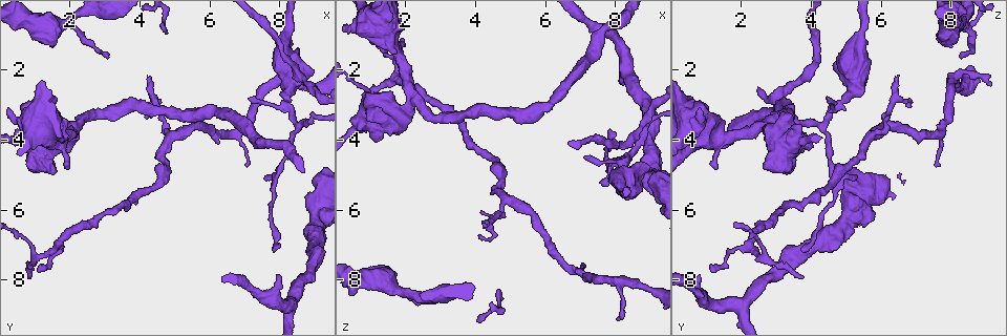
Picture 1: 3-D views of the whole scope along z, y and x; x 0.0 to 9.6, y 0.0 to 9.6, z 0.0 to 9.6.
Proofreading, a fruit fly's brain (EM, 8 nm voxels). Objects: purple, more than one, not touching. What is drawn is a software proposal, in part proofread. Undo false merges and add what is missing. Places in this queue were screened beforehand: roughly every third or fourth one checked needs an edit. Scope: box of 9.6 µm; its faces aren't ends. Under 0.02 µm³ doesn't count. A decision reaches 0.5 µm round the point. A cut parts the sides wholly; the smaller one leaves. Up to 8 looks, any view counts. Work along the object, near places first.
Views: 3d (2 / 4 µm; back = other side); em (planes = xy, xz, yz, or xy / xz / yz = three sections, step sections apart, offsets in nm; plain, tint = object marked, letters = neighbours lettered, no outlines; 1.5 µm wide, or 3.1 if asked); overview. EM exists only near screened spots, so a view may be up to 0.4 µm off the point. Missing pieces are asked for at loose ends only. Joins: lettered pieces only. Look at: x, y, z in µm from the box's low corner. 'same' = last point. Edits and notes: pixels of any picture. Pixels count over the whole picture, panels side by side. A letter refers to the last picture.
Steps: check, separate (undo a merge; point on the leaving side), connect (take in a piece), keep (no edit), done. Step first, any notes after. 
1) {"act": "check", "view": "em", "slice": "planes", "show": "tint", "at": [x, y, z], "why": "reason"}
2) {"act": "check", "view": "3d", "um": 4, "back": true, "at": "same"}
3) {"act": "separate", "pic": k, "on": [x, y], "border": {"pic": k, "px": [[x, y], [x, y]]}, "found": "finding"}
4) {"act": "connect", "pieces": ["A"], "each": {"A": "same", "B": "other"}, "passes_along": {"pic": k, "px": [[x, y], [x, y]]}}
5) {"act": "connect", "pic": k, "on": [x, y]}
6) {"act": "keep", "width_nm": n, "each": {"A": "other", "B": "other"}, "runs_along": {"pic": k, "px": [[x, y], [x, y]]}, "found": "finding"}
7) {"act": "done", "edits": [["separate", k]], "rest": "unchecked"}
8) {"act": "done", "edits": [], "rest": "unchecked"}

{"act": "check", "view": "3d", "um": 4, "back": true, "at": [8.15, 3.00, 4.85], "why": "thick turns thin"}

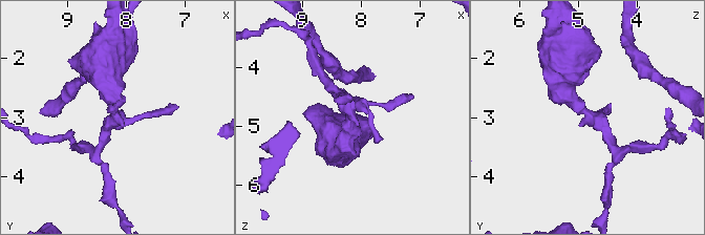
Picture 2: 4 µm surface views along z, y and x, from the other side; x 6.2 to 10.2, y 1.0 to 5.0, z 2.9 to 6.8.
{"act": "check", "view": "em", "slice": "planes", "show": "letters", "at": [8.15, 2.95, 4.80], "why": "shape alone is not enough"}

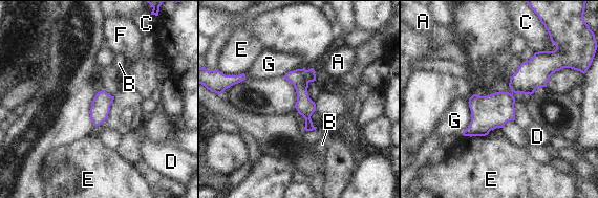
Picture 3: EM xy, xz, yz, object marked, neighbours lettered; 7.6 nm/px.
{"act": "keep", "each": {"A": "other", "B": "other", "C": "other", "D": "other", "E": "other", "F": "other", "G": "other"}, "border": {"pic": 3, "px": [[469, 98], [470, 124], [462, 133]]}, "found": "continuous, no second neuron"}

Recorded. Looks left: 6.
{"act": "check", "view": "3d", "um": 4, "at": [4.15, 2.15, 6.40], "why": "an open end"}

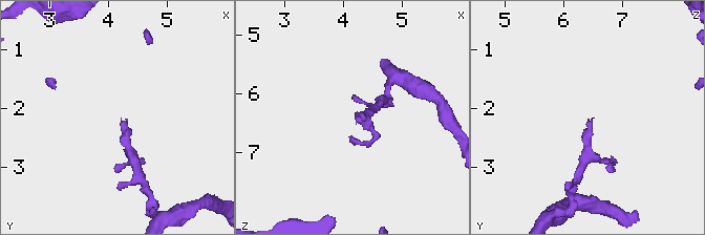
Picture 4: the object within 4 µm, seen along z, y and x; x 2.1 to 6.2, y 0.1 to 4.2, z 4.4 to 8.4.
{"act": "check", "view": "em", "slice": "xz", "step": 8, "show": "letters", "at": [4.15, 2.15, 6.50], "why": "shape alone is not enough"}

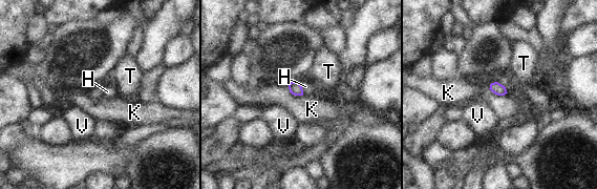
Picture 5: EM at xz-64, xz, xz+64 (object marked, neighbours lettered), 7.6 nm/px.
{"act": "check", "view": "em", "slice": "planes", "show": "letters", "at": "same", "why": "cut it another way"}

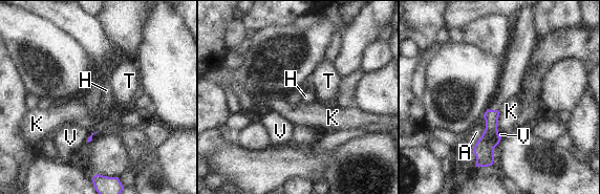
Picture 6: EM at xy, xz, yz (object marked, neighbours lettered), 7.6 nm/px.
{"act": "keep", "each": {"A": "other", "H": "other", "K": "other", "T": "other", "V": "other"}, "border": {"pic": 6, "px": [[498, 110], [497, 131]]}, "found": "none of them fits"}

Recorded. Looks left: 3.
{"act": "check", "view": "em", "slice": "yz", "step": 4, "show": "letters", "at": [1.10, 7.75, 1.10], "why": "branch stops here"}

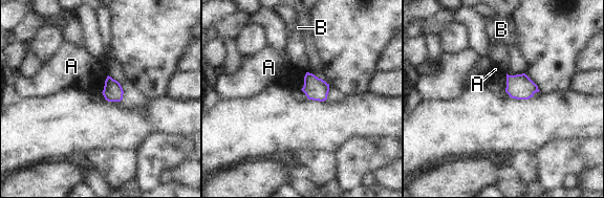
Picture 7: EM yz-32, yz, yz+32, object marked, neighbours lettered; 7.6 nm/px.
{"act": "check", "view": "em", "slice": "planes", "show": "letters", "at": "same"}

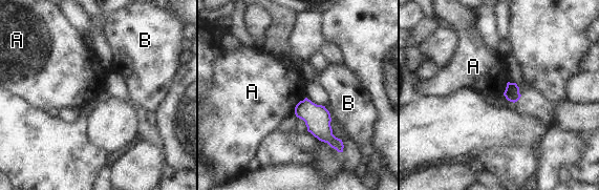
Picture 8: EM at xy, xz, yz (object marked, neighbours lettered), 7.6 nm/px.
{"act": "keep", "each": {"A": "other", "B": "other"}, "border": {"pic": 8, "px": [[508, 82], [503, 93]]}, "found": "no lettered piece goes on from it"}

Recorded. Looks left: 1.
{"act": "done", "edits": [], "rest": "unchecked"}

